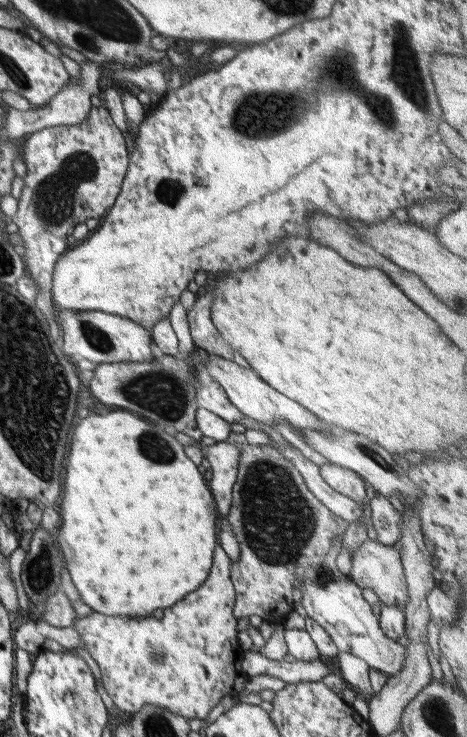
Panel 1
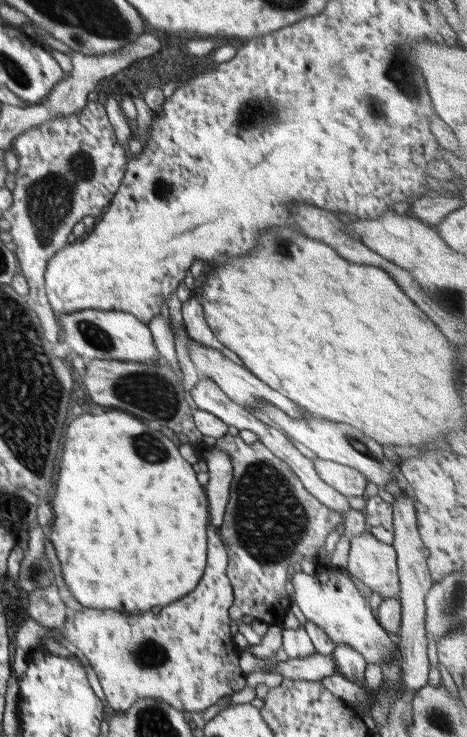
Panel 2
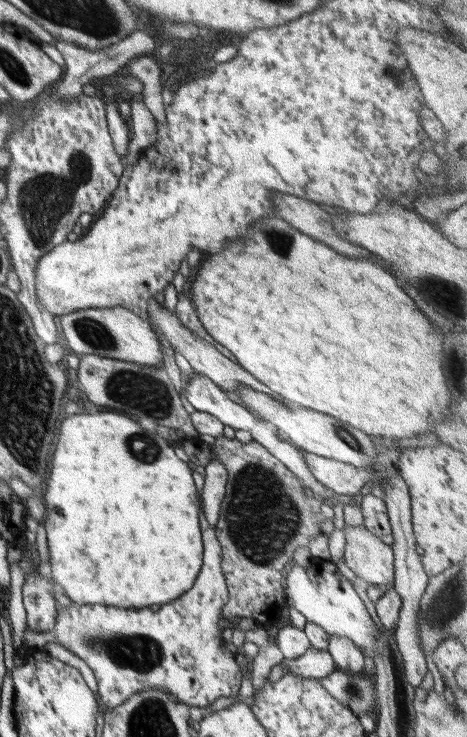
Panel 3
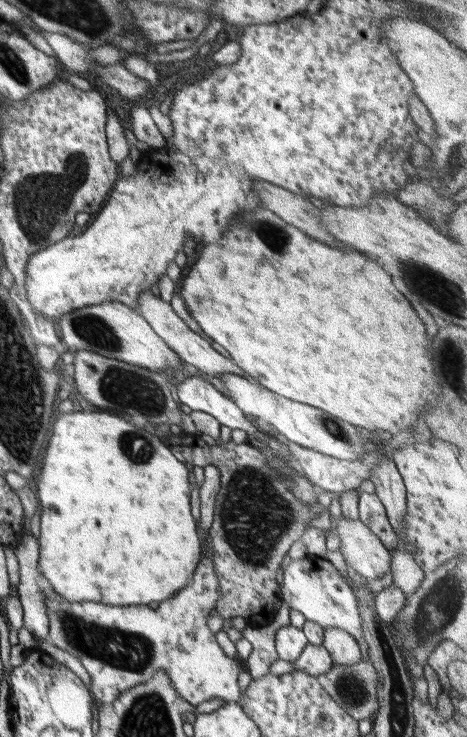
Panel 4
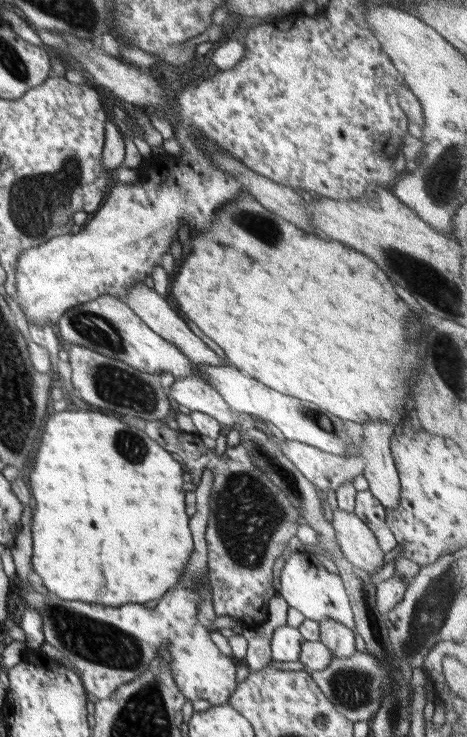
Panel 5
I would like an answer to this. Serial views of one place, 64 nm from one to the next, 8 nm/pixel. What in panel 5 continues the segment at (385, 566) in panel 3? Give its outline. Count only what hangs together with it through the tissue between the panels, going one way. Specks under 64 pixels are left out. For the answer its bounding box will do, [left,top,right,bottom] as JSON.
[331,507,384,576]

